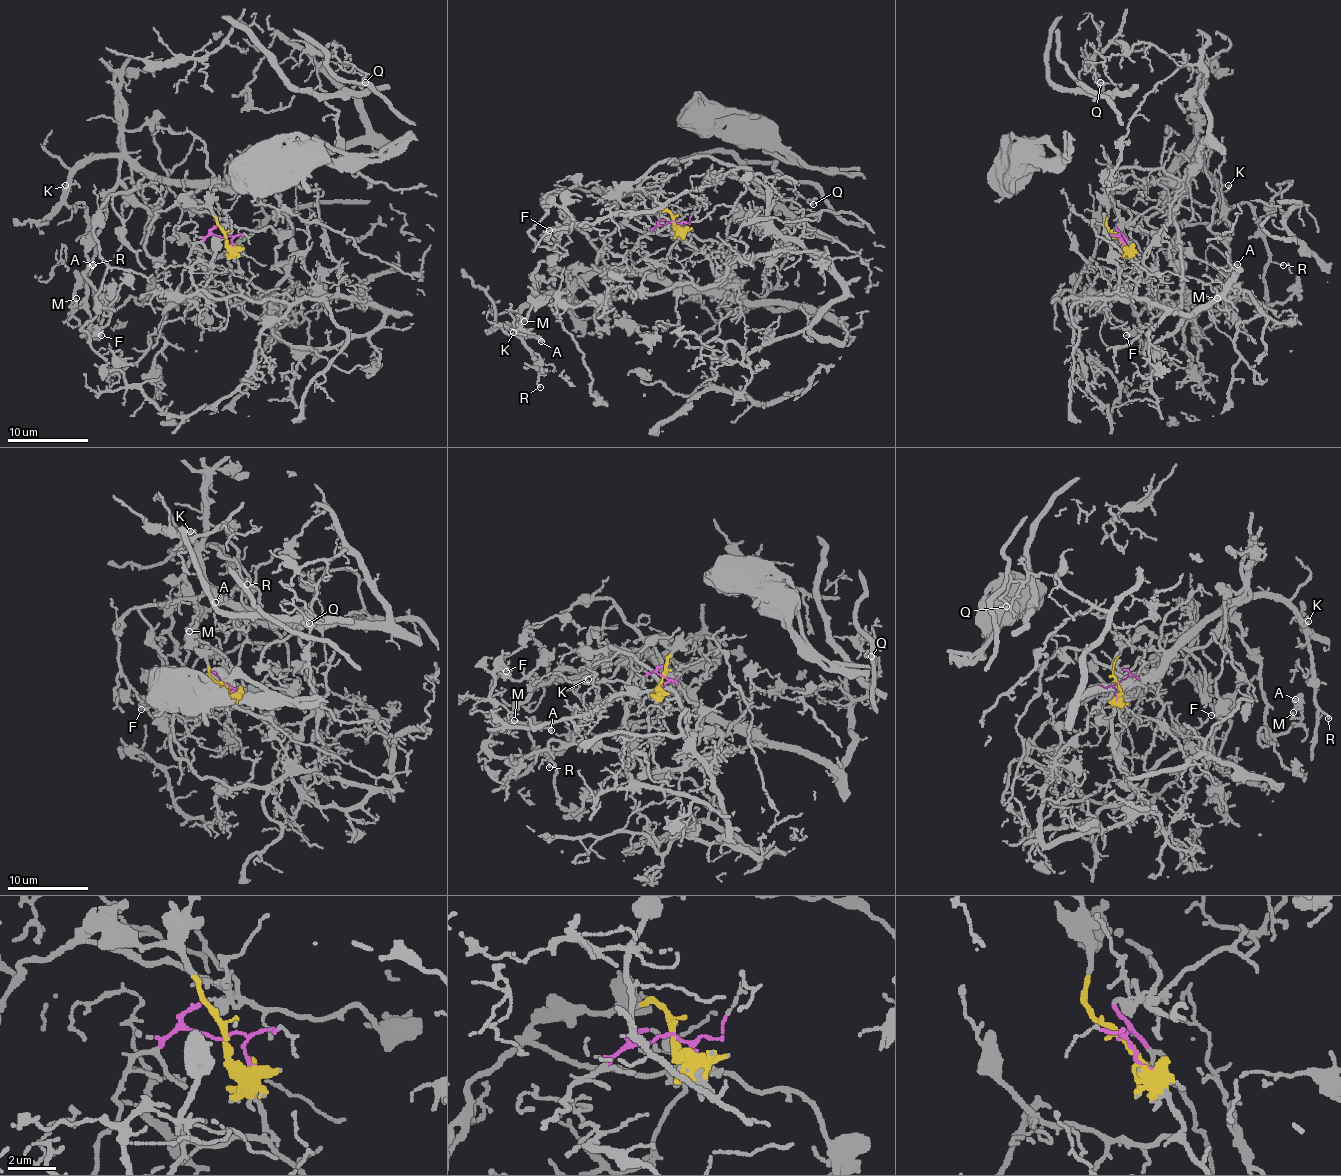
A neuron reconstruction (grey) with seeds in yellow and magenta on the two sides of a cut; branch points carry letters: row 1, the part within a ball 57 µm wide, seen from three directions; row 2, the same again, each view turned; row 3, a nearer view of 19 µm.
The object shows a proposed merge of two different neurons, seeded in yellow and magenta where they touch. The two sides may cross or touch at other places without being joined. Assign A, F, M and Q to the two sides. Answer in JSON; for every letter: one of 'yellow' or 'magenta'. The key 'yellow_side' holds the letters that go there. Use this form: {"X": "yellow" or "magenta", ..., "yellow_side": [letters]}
{"A": "yellow", "F": "yellow", "M": "yellow", "Q": "magenta", "yellow_side": ["A", "F", "M"]}

